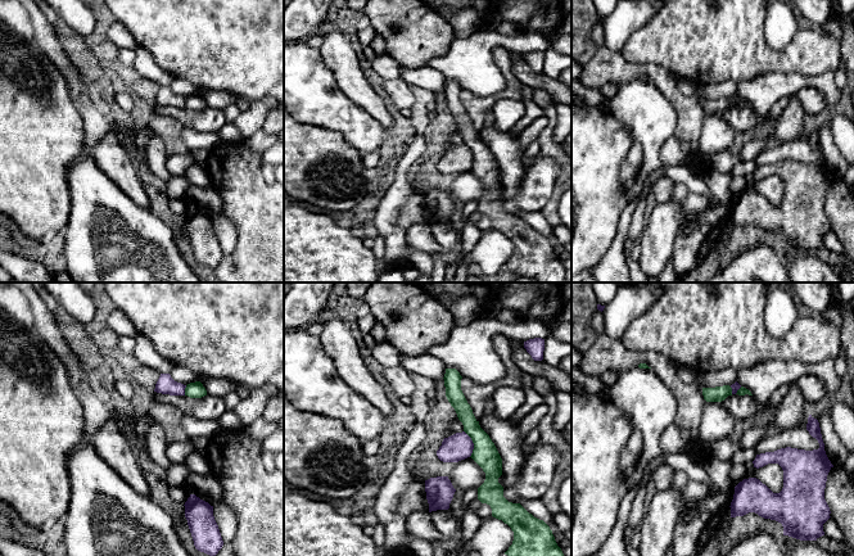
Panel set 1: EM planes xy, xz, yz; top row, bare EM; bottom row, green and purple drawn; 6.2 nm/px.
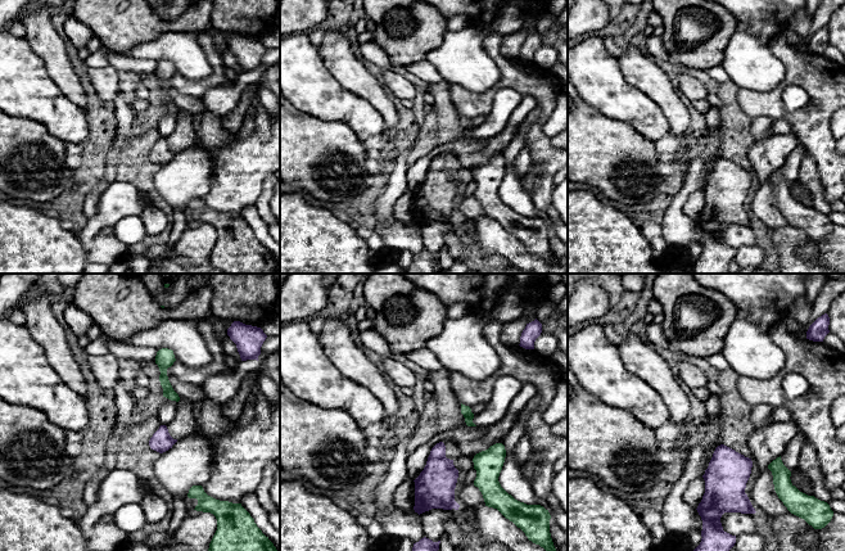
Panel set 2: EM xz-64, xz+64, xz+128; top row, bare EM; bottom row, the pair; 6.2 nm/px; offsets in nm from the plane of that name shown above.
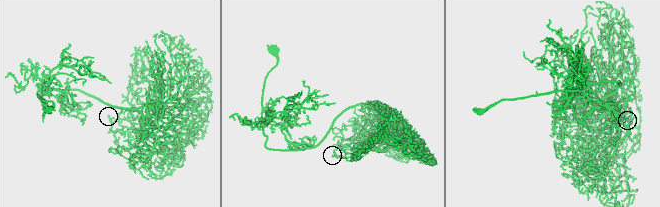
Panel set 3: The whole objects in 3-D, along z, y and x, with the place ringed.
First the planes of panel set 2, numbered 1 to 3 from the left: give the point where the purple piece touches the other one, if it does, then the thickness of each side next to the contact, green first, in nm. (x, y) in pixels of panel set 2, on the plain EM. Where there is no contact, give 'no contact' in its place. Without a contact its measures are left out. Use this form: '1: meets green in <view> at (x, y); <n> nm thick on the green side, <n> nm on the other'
1: no contact
2: no contact
3: no contact

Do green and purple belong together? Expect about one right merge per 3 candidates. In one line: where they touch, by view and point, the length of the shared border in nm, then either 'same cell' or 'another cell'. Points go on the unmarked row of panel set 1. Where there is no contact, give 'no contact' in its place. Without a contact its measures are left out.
xz (473, 154) | 170 nm | another cell

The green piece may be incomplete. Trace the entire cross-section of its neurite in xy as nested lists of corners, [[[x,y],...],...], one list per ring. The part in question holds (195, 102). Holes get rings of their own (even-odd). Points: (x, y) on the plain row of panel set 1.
[[[195,94],[186,98],[185,108],[190,110],[202,110],[207,108],[207,103],[200,94]]]

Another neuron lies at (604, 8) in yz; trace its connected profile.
[[[592,0],[597,17],[606,18],[614,10],[618,0]]]

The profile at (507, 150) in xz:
[[[493,123],[479,134],[480,140],[489,148],[502,171],[503,200],[516,195],[523,178],[521,158],[524,149],[518,137],[500,131]]]

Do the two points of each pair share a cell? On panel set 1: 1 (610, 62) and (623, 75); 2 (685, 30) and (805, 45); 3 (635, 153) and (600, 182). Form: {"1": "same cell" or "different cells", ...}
{"1": "same cell", "2": "same cell", "3": "different cells"}

